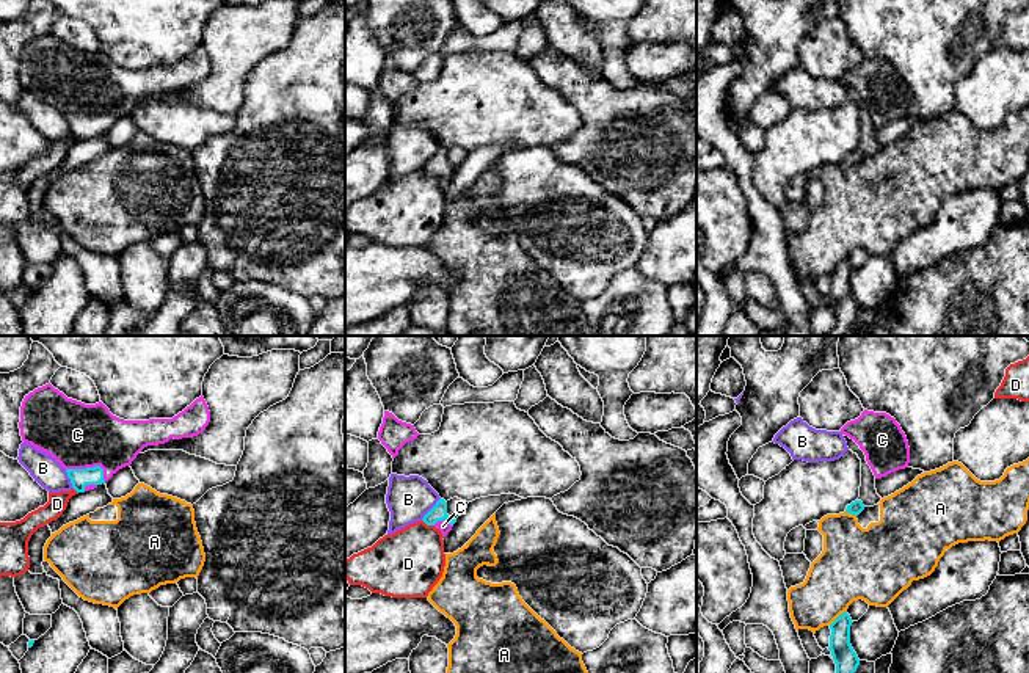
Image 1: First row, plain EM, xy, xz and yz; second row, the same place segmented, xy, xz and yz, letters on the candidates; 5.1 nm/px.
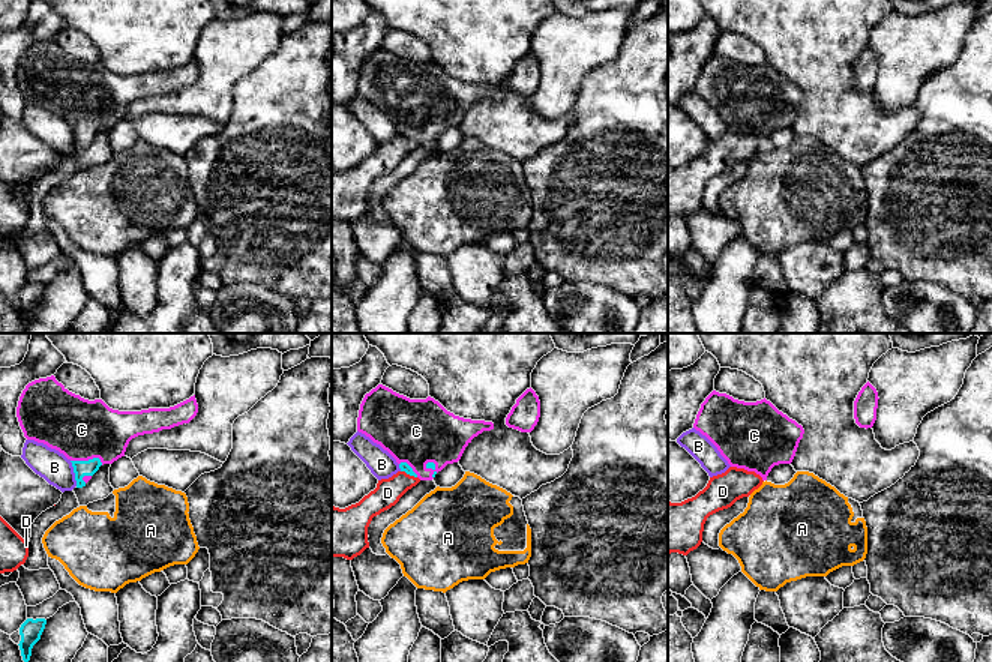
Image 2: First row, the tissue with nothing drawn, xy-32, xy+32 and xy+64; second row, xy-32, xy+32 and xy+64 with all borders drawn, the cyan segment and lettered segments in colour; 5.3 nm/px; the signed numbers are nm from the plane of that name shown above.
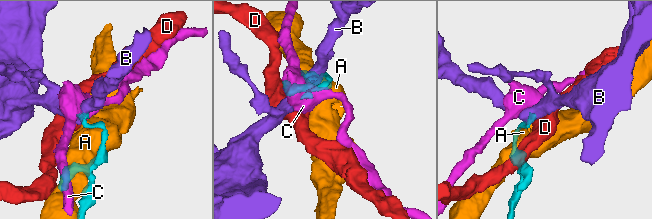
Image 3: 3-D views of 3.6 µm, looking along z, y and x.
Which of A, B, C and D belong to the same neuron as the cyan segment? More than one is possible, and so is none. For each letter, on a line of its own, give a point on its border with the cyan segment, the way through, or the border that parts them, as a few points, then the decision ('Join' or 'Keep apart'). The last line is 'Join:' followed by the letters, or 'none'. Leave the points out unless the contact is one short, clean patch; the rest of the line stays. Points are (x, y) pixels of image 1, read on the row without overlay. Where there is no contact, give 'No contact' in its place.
A: Touches cyan at yz (838, 265). Keep apart
B: Touches cyan at xz (432, 157). Boundary: xz (439, 146), (421, 168). Keep apart
C: Touches cyan at xy (90, 116). Path across: xy (91, 124), (90, 116), (90, 96), (77, 83). Join
D: Touches cyan at xz (429, 173). Boundary: xz (422, 168), (433, 174). Keep apart
Join: C

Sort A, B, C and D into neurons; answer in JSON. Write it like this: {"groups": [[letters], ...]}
{"groups": [["A"], ["B"], ["C"], ["D"]]}

